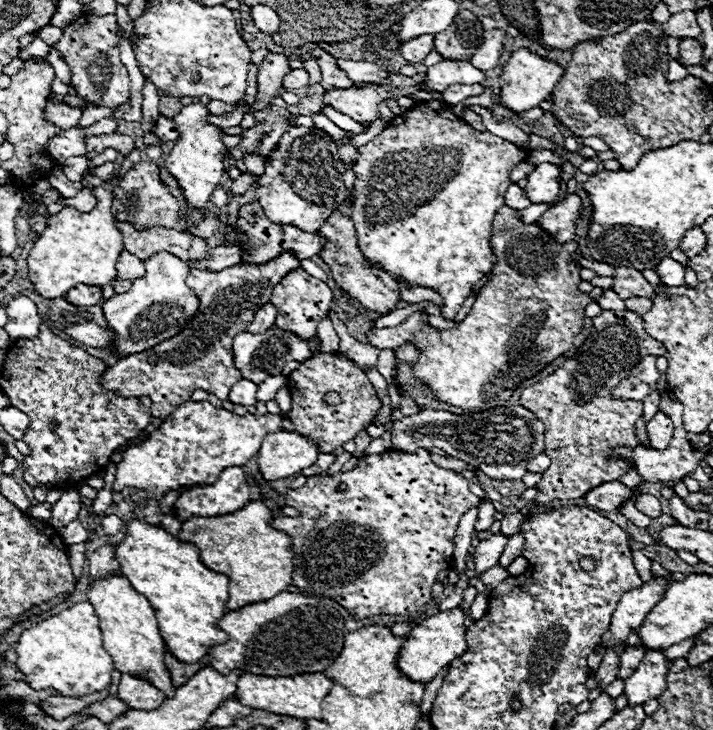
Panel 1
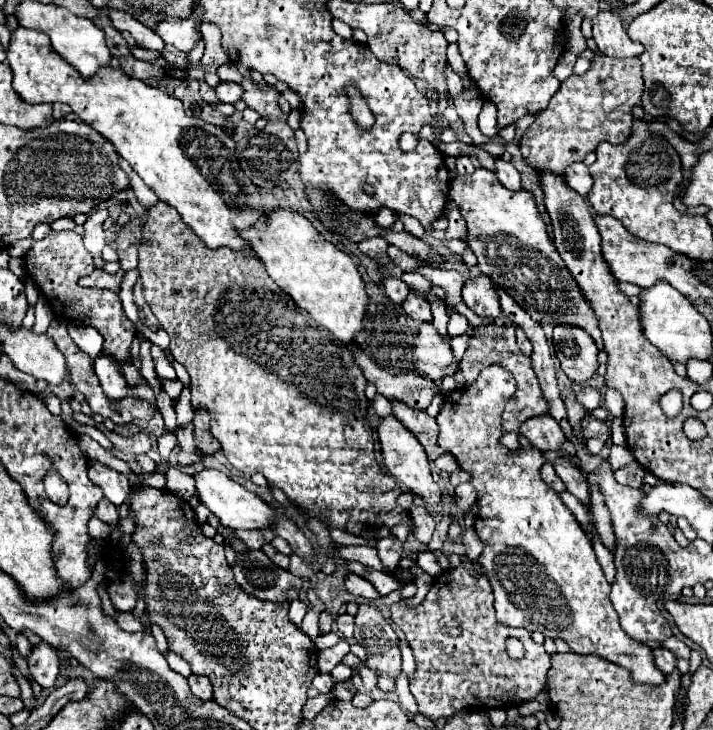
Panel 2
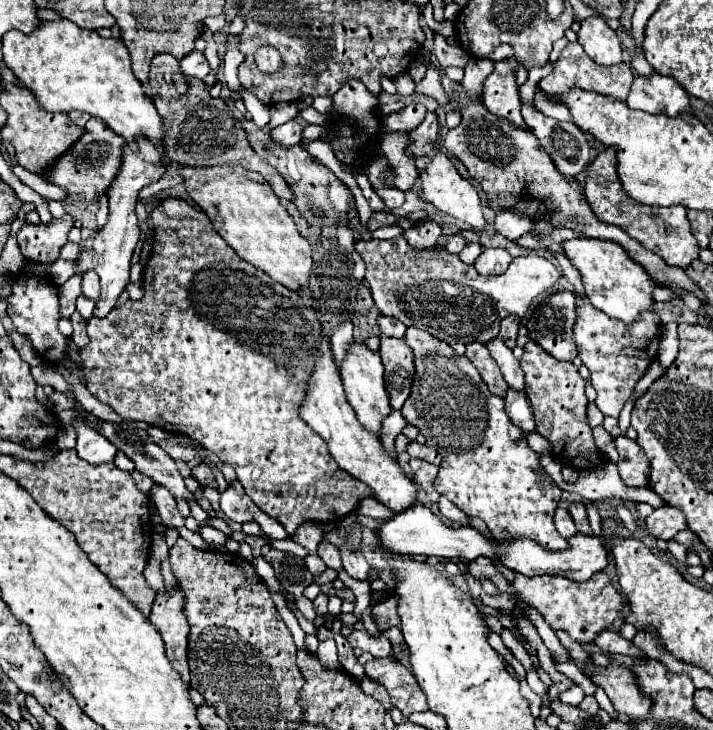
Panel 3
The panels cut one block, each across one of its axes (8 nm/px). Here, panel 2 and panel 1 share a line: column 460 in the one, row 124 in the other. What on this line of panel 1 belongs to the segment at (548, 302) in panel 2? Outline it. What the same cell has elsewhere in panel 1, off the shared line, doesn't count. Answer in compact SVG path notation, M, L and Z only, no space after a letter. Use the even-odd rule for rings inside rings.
M190 104L190 106L182 106L174 116L180 138L176 140L170 156L166 158L166 168L184 190L184 196L190 208L206 206L214 188L218 188L220 184L220 178L224 172L224 156L230 154L230 148L226 148L220 138L222 130L206 120L208 114L210 110L204 104Z

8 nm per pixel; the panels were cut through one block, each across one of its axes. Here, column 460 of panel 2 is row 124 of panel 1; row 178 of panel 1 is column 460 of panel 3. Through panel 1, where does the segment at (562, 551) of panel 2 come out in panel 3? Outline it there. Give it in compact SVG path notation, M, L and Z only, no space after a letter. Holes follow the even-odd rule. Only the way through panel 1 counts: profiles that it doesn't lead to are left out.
M410 326L404 336L406 344L414 352L414 384L408 400L402 406L402 416L408 424L416 426L420 434L426 436L426 444L436 448L442 456L440 472L434 480L436 490L446 496L454 506L464 510L468 516L482 518L490 532L498 536L498 540L528 536L536 540L546 550L566 550L568 542L556 532L554 526L554 510L558 508L562 490L554 484L554 480L540 468L536 454L528 444L520 428L516 428L504 410L504 400L498 396L488 396L488 386L480 378L474 364L464 356L456 354L448 344L430 336L428 332Z

